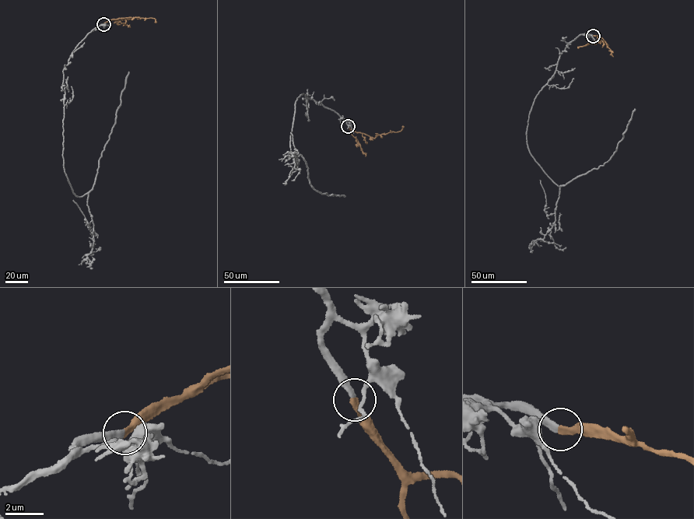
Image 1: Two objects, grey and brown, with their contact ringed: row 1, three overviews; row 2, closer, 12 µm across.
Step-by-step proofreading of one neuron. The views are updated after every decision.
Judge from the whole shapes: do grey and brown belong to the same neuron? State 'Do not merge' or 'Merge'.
Merge

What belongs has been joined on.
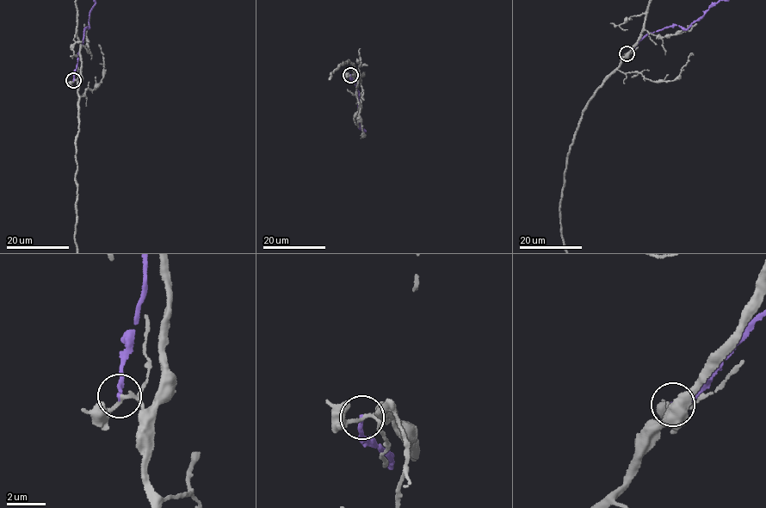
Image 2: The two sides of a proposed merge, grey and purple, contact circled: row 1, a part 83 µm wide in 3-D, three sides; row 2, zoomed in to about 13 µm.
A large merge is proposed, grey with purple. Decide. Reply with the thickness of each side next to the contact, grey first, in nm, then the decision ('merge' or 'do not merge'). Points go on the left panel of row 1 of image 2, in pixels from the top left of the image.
140/200 nm | do not merge

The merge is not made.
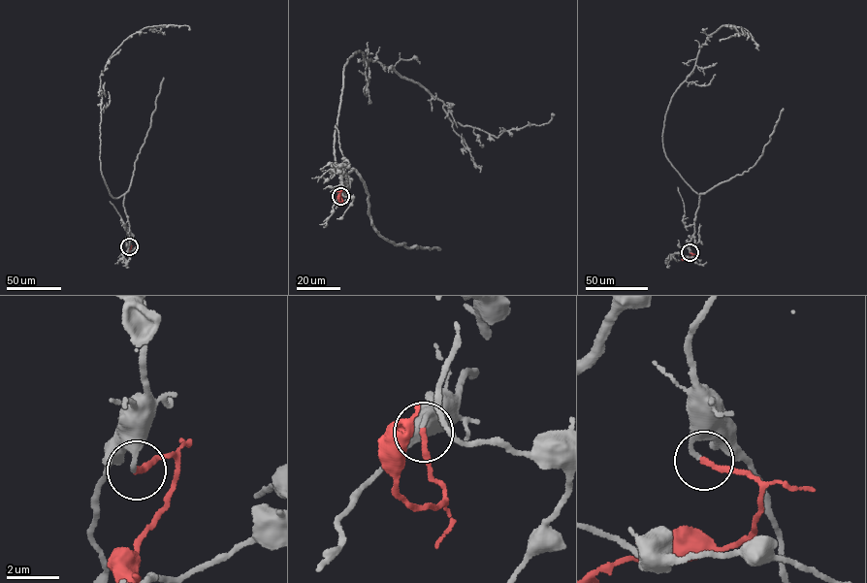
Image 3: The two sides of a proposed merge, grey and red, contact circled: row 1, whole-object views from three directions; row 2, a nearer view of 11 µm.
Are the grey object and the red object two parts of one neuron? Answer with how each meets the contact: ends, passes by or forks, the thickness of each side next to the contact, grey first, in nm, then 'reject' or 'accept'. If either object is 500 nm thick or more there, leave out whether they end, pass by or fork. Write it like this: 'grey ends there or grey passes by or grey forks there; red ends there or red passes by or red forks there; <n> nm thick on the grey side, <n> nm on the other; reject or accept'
grey ends there; red ends there; 150 nm thick on the grey side, 200 nm on the other; accept

